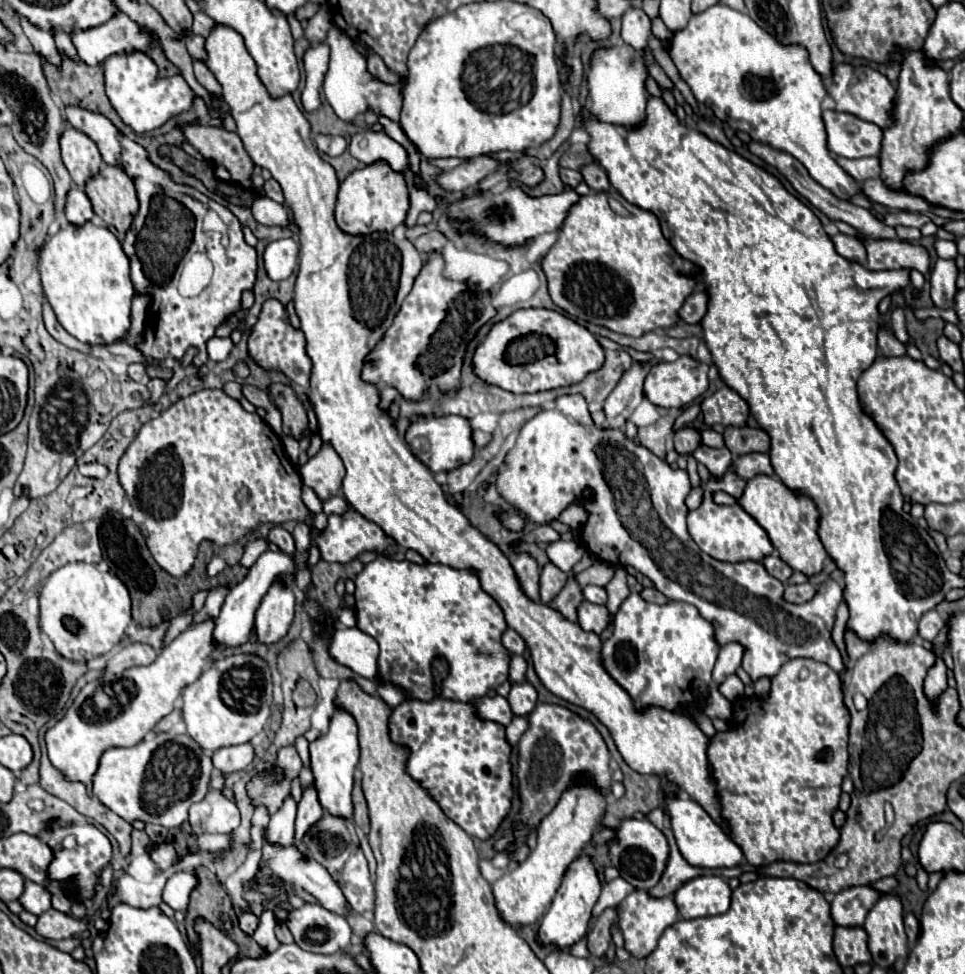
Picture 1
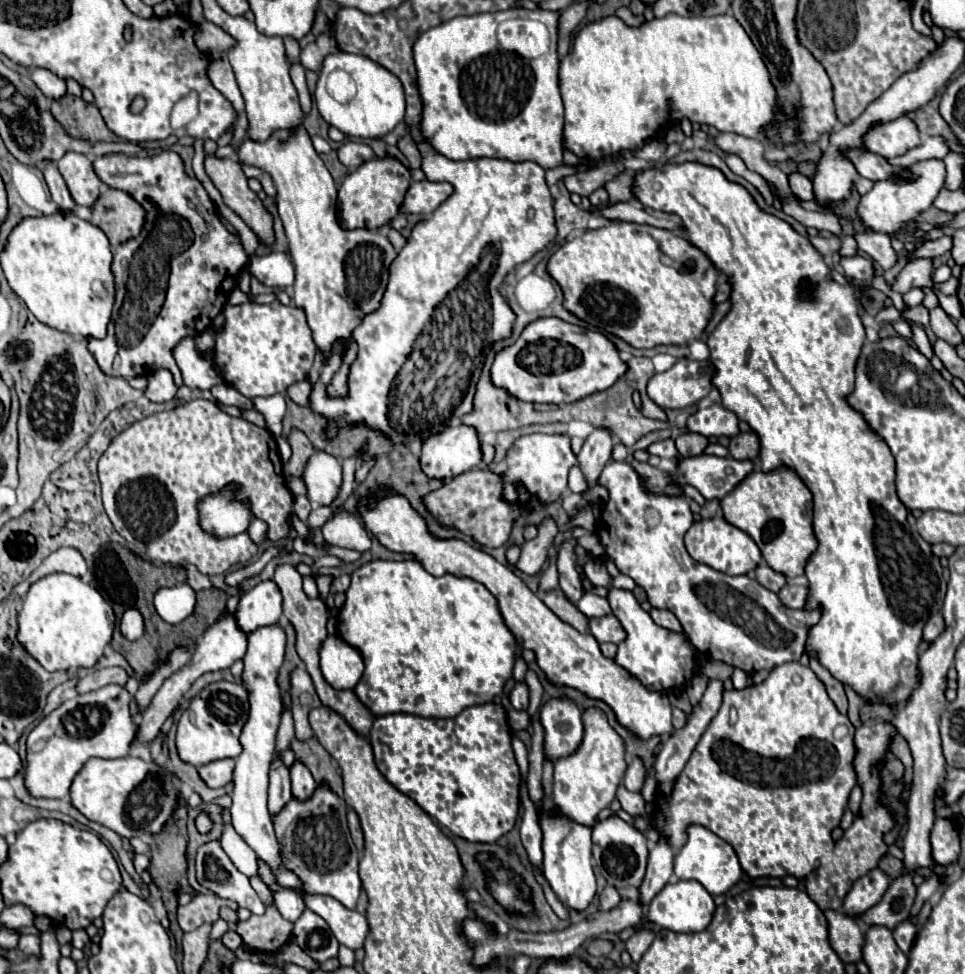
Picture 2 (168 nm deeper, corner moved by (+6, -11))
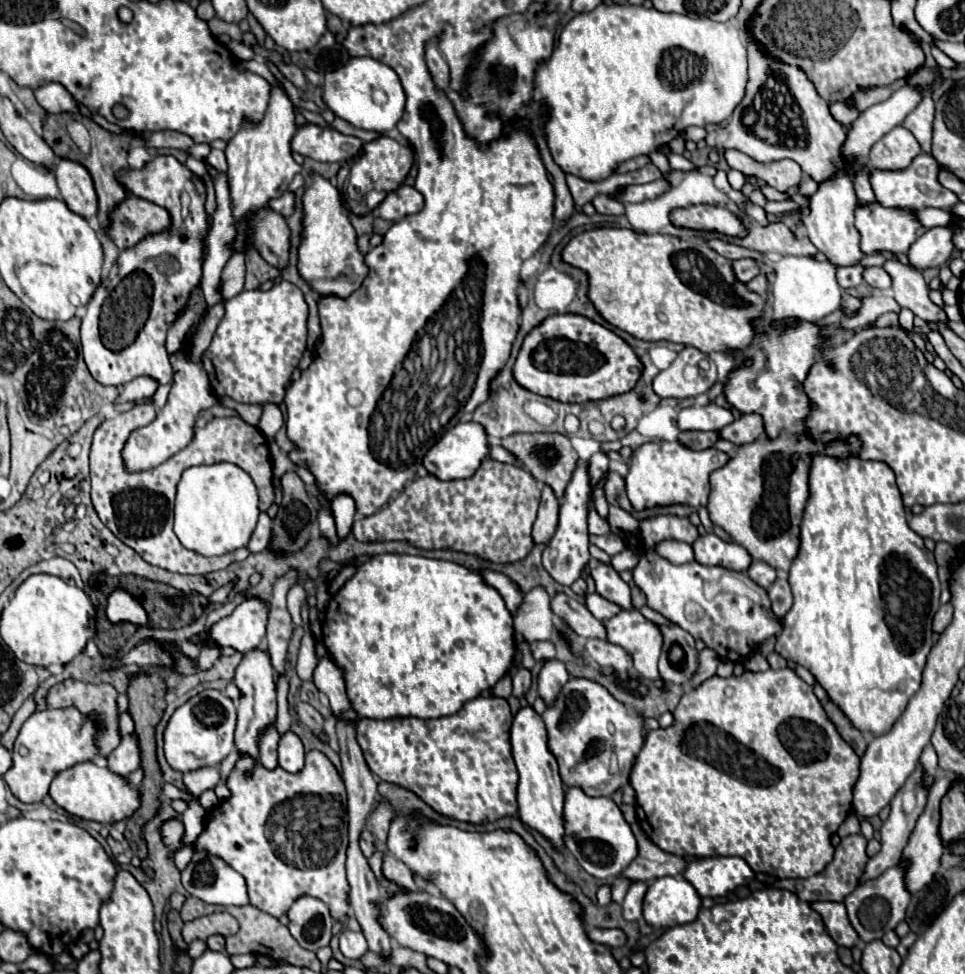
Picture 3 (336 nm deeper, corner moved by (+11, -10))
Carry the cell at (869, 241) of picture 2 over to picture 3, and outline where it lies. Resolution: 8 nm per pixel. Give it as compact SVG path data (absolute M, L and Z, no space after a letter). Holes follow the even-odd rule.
M888 261L884 265L884 269L890 273L892 277L892 291L894 291L894 299L910 309L914 315L922 317L924 321L930 323L938 323L938 325L946 325L948 317L944 313L944 309L940 309L938 305L934 305L928 297L928 285L922 277L922 273L912 271L910 267L902 265L900 261Z

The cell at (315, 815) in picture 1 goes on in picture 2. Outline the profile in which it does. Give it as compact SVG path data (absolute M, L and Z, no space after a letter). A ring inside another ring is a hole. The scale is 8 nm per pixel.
M295 762L291 768L291 786L293 786L293 796L301 802L309 800L317 788L311 772L299 762Z

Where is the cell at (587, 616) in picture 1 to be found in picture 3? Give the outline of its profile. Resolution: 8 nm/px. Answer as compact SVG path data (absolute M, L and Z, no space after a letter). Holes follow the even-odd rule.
M638 609L620 611L620 615L604 621L608 641L624 647L634 659L634 669L646 679L662 687L662 679L656 675L658 657L662 649L662 631L656 623L648 621Z

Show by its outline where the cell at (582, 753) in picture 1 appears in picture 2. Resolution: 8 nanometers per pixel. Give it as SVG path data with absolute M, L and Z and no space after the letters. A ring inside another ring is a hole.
M549 700L539 712L539 720L545 730L545 760L555 762L577 752L583 742L585 728L581 710L575 704L569 700Z

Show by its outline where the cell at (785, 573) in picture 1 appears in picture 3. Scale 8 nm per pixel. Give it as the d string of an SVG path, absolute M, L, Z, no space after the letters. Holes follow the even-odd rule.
M754 561L754 563L748 567L748 577L750 577L754 583L758 583L760 587L768 589L768 587L774 583L774 579L776 579L776 571L774 571L768 563L764 563L764 561Z

